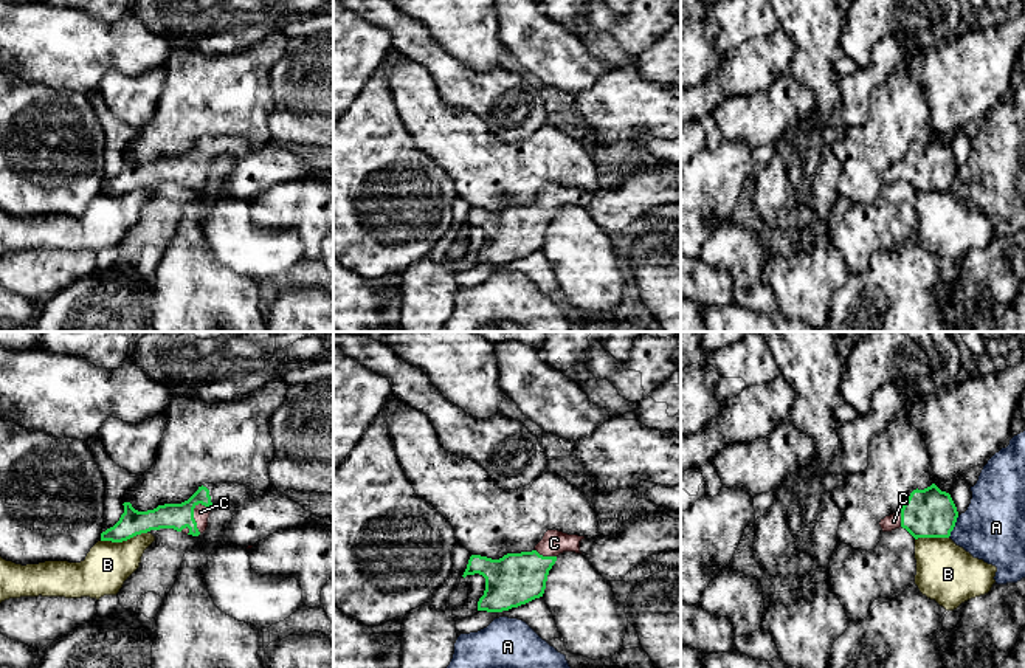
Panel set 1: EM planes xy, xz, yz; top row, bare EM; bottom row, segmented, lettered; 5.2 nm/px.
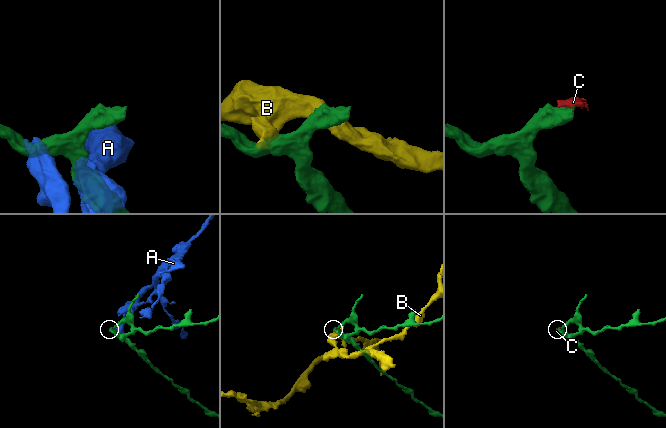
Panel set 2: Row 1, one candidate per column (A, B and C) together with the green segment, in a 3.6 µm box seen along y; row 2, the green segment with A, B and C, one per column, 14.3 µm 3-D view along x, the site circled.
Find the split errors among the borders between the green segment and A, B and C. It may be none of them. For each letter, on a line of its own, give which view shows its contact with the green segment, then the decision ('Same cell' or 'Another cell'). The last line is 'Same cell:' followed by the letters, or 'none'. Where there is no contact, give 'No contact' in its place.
A: Touches green in yz. Another cell
B: Touches green in xy. Another cell
C: Touches green in xy. Same cell
Same cell: C

